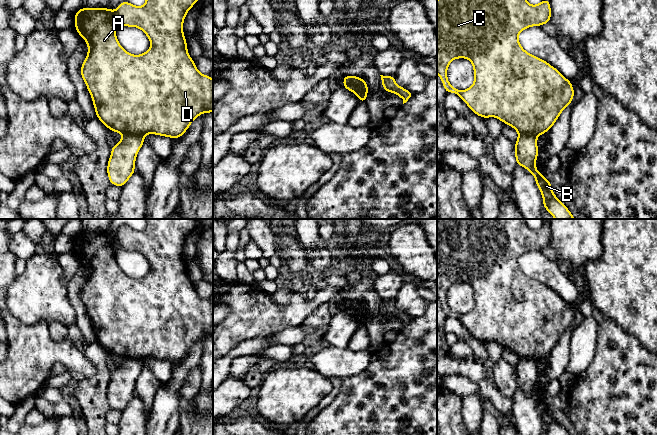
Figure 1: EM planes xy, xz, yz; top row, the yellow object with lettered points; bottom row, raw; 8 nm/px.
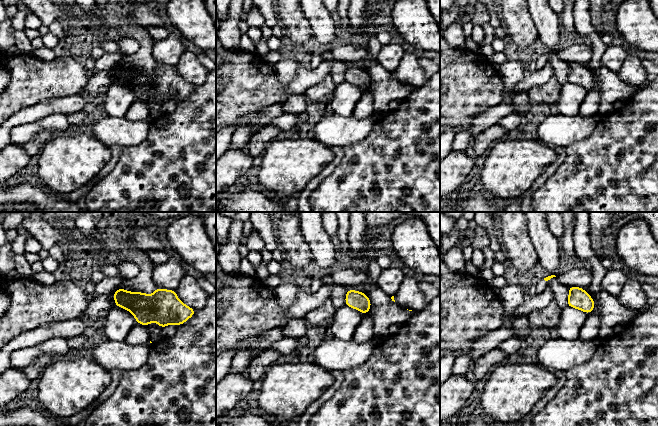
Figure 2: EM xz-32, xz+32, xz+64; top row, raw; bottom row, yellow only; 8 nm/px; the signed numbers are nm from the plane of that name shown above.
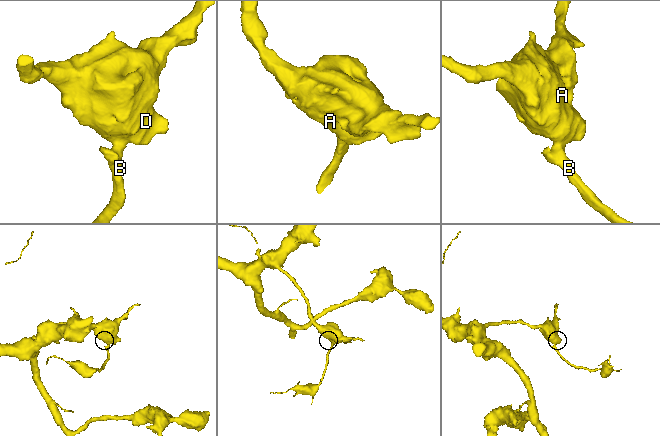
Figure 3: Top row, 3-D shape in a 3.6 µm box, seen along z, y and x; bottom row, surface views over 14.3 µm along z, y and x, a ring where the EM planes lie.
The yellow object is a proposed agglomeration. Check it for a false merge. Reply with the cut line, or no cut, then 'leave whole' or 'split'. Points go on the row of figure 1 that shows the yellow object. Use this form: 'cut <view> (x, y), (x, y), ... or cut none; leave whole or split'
cut xy (123, 133), (139, 134), (142, 136); split

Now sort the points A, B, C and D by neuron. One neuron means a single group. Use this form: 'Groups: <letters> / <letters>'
Groups: A C D / B

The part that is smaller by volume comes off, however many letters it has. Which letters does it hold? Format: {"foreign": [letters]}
{"foreign": ["B"]}

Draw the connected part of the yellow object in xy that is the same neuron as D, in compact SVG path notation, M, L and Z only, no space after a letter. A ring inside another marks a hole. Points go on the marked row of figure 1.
M146 0L146 3L139 7L130 2L123 1L115 11L107 8L80 8L74 16L76 25L73 26L82 36L88 46L88 54L80 68L80 74L91 95L97 118L111 131L121 134L131 134L144 136L155 134L173 139L180 138L189 128L190 124L204 112L213 112L213 79L208 75L201 74L195 66L194 60L189 56L187 42L183 33L183 22L187 12L197 3L198 0ZM118 25L126 27L137 27L141 29L151 42L151 47L143 54L133 55L128 53L118 42L116 37L116 27Z

